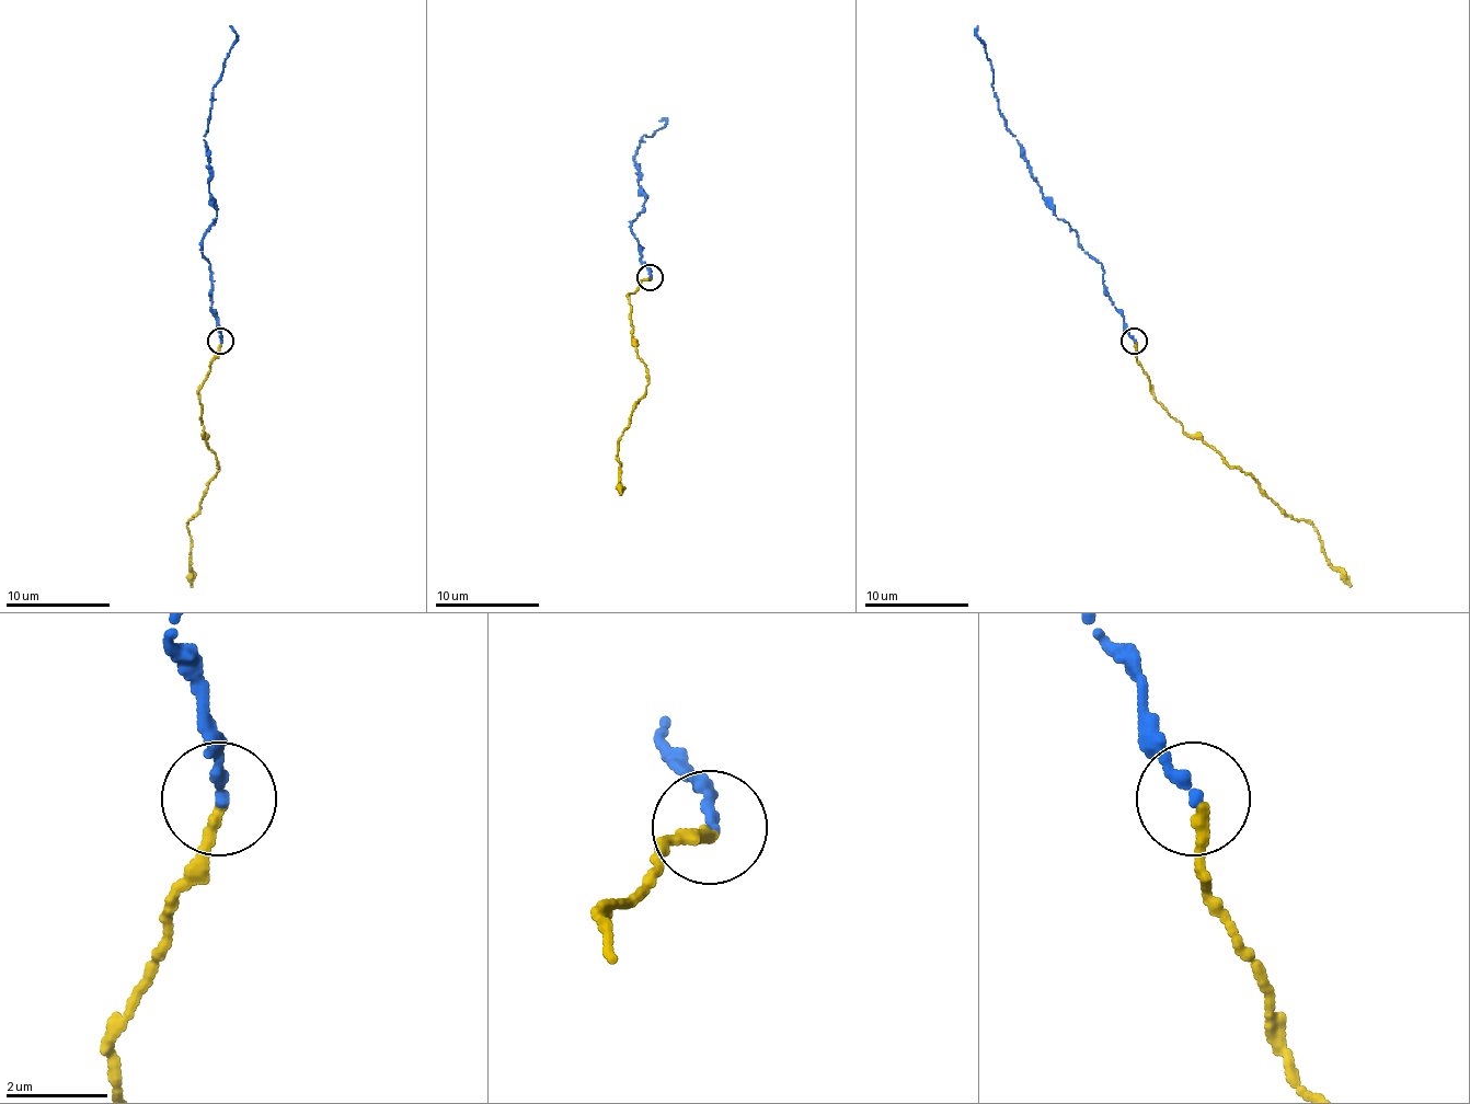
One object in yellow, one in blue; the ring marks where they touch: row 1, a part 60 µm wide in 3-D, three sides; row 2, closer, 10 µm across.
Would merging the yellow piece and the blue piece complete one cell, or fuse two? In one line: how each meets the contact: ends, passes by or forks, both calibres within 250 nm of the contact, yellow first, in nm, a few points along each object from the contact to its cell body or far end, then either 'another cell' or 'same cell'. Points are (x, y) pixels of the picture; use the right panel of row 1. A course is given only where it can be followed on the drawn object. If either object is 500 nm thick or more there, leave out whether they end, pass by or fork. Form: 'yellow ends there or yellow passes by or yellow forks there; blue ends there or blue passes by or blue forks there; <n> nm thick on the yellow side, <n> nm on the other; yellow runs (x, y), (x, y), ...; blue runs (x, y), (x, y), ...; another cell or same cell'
yellow ends there; blue ends there; 240 nm thick on the yellow side, 260 nm on the other; yellow runs (1135, 342), (1135, 357), (1153, 397), (1184, 433), (1201, 436), (1289, 517), (1307, 521), (1350, 587); blue runs (1135, 342), (1103, 287), (1103, 268), (1054, 214), (999, 112), (978, 25); same cell

